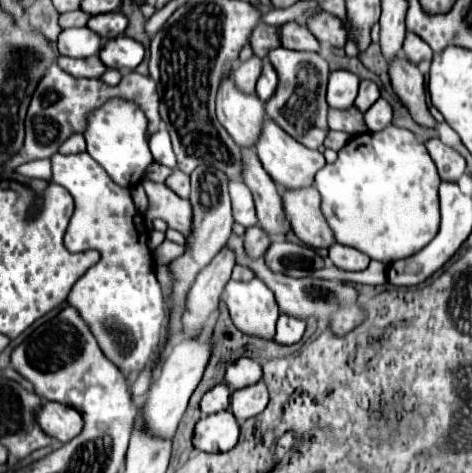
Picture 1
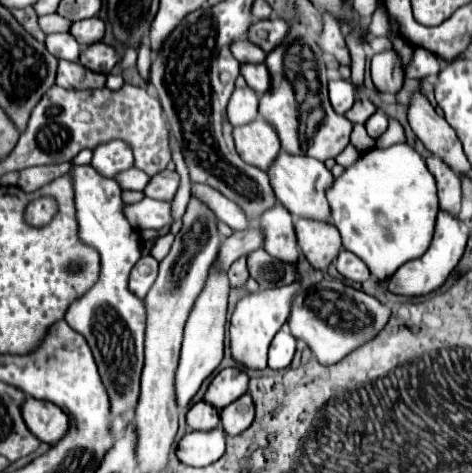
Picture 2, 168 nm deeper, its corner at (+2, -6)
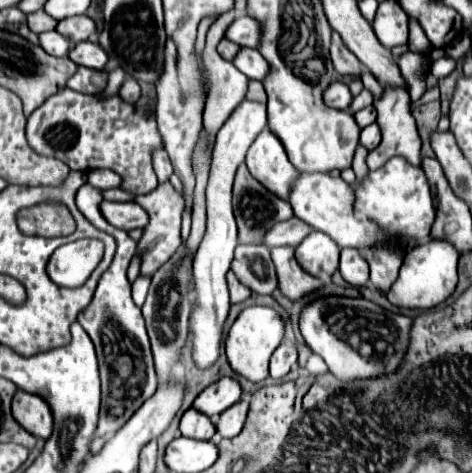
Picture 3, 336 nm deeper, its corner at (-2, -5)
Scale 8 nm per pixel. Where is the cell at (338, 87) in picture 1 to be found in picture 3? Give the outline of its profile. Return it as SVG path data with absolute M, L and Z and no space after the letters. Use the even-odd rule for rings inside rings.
M332 82L324 90L324 102L328 102L328 106L336 110L348 110L352 102L352 92L344 82Z

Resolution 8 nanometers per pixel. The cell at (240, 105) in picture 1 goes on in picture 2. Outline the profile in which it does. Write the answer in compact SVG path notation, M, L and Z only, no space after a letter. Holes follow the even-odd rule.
M260 117L248 127L236 127L234 141L238 155L248 165L254 165L262 171L268 171L280 153L280 141L274 127Z

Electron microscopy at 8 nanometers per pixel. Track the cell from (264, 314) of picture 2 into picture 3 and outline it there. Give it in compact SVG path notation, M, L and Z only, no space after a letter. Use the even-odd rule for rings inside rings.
M248 306L240 312L236 322L232 324L226 338L226 356L230 366L252 382L260 382L268 376L268 362L272 352L278 348L284 336L284 320L270 306Z

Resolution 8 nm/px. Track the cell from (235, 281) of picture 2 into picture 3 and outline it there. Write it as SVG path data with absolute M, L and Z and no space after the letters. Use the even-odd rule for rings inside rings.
M228 272L228 286L230 286L230 302L232 304L236 304L236 302L244 302L252 292L248 292L246 290L246 286L232 274L232 272Z

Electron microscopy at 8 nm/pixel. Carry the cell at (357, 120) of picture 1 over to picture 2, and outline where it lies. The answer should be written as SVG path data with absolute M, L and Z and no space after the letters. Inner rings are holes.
M354 125L354 129L352 129L352 137L350 137L350 143L358 149L358 153L364 153L364 151L374 149L374 141L368 137L364 125Z

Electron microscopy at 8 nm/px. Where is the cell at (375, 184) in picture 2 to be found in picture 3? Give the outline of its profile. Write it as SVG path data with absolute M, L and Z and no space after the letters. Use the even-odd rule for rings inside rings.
M390 158L382 168L368 172L362 180L352 184L354 188L354 214L362 220L376 224L382 232L382 240L364 250L364 260L370 264L370 284L380 290L388 290L406 258L406 250L416 242L430 238L434 222L434 198L430 182L420 166L412 166L406 158Z

